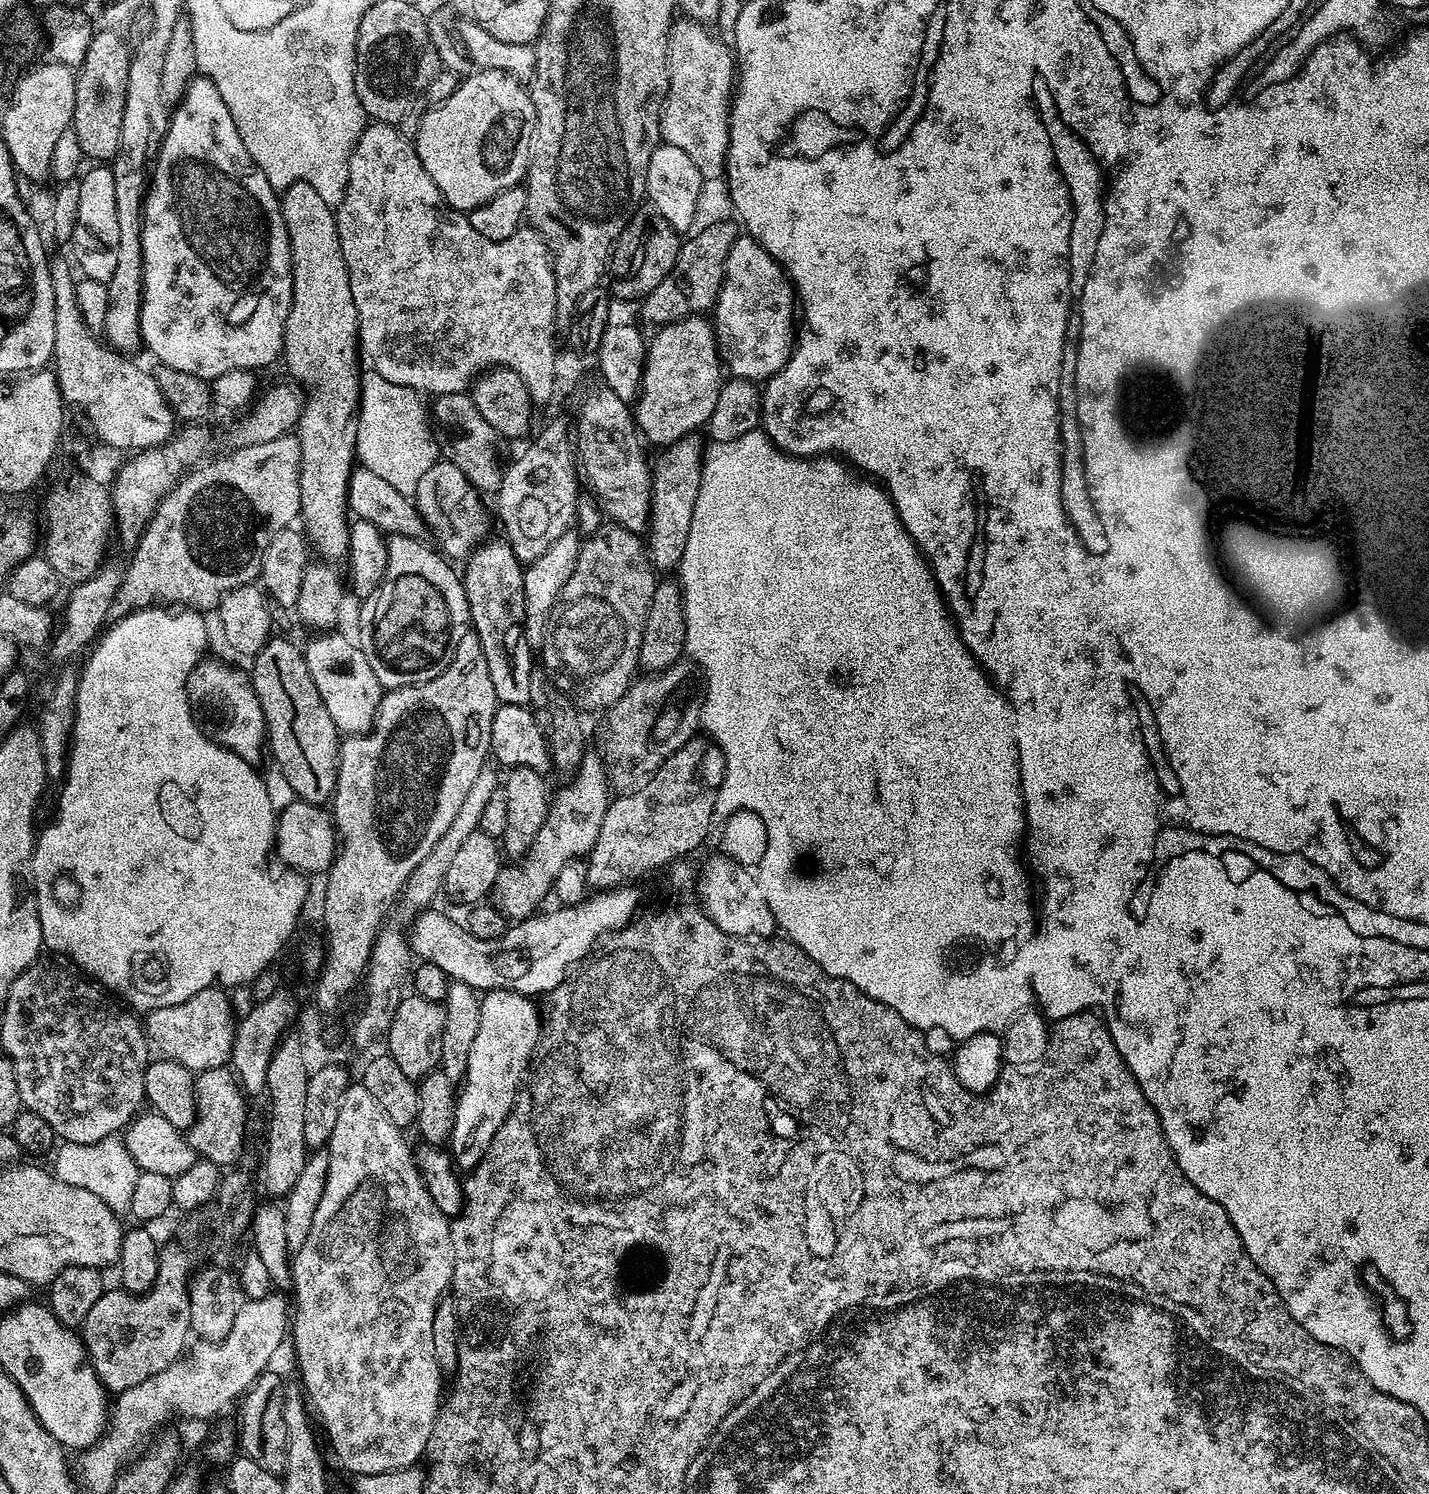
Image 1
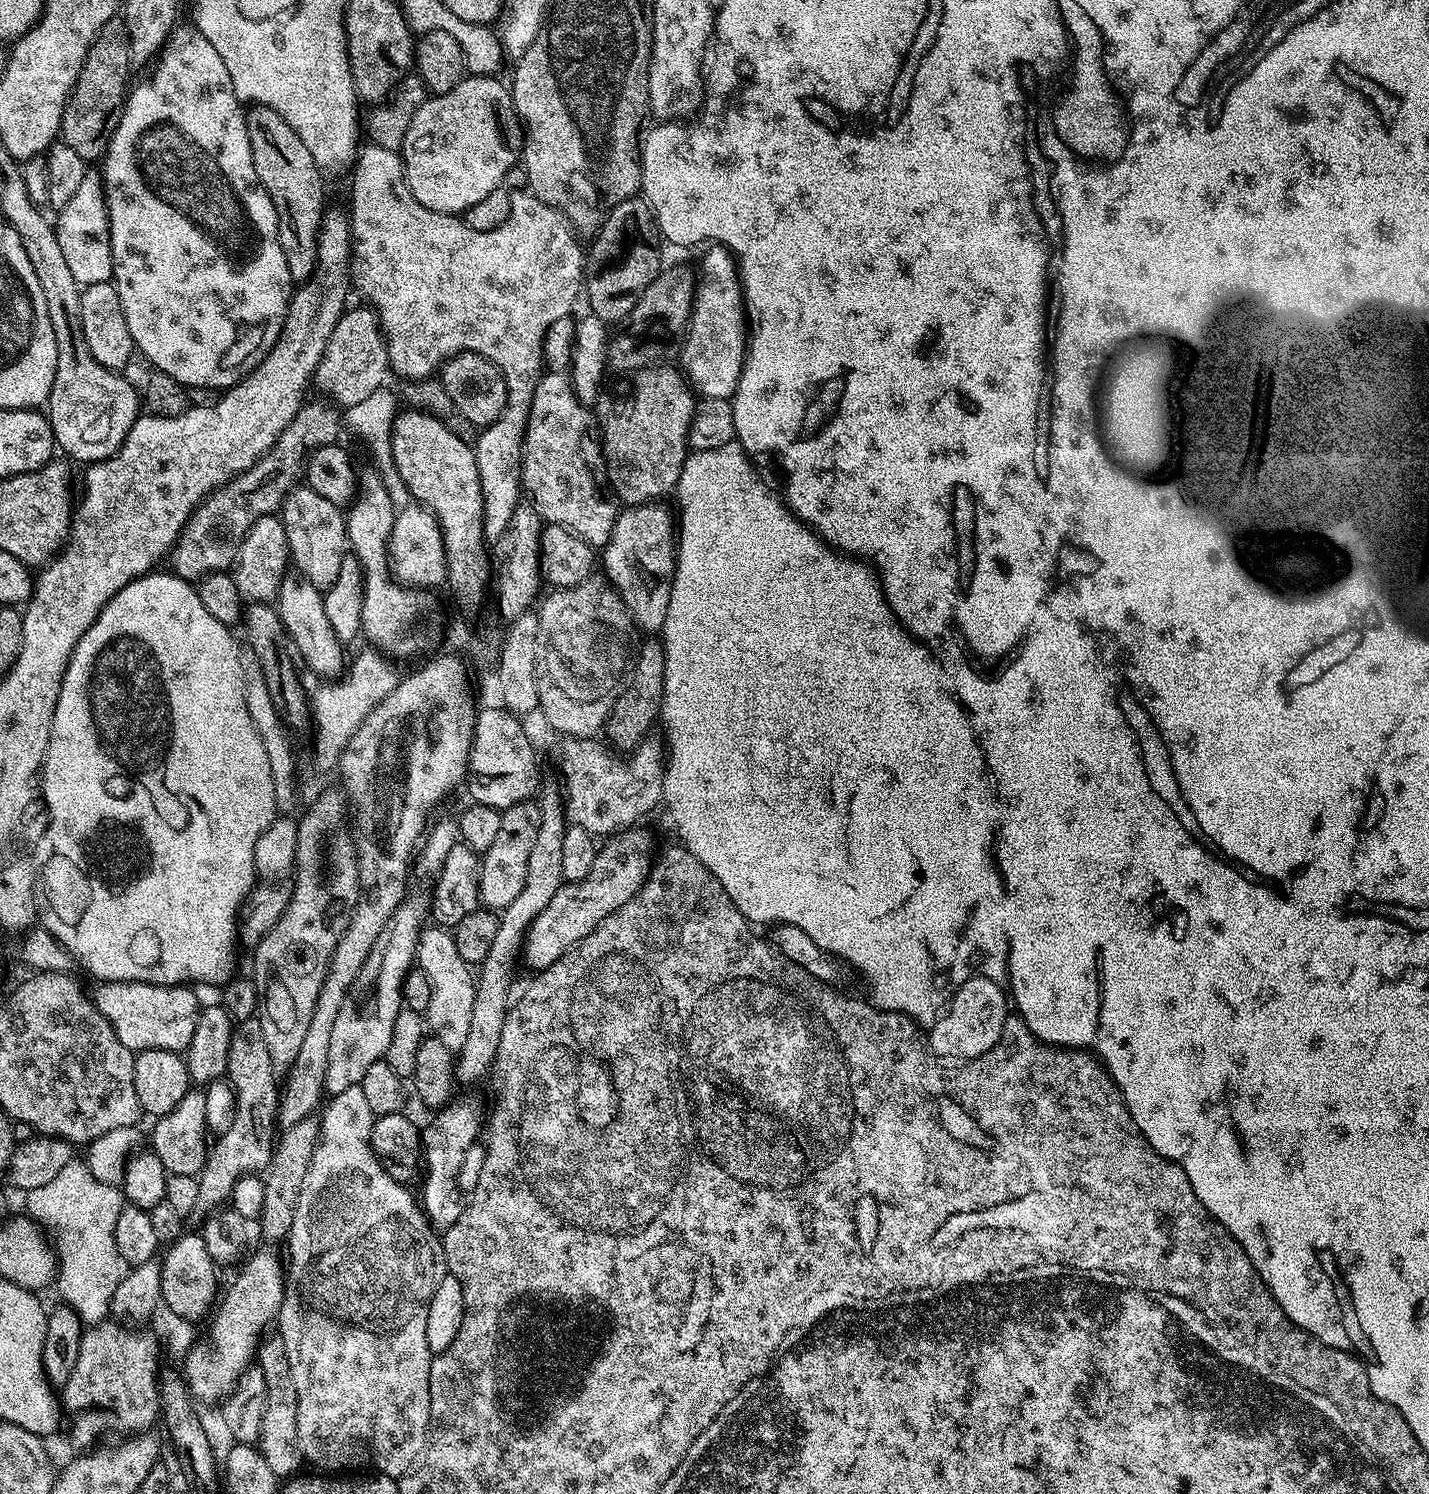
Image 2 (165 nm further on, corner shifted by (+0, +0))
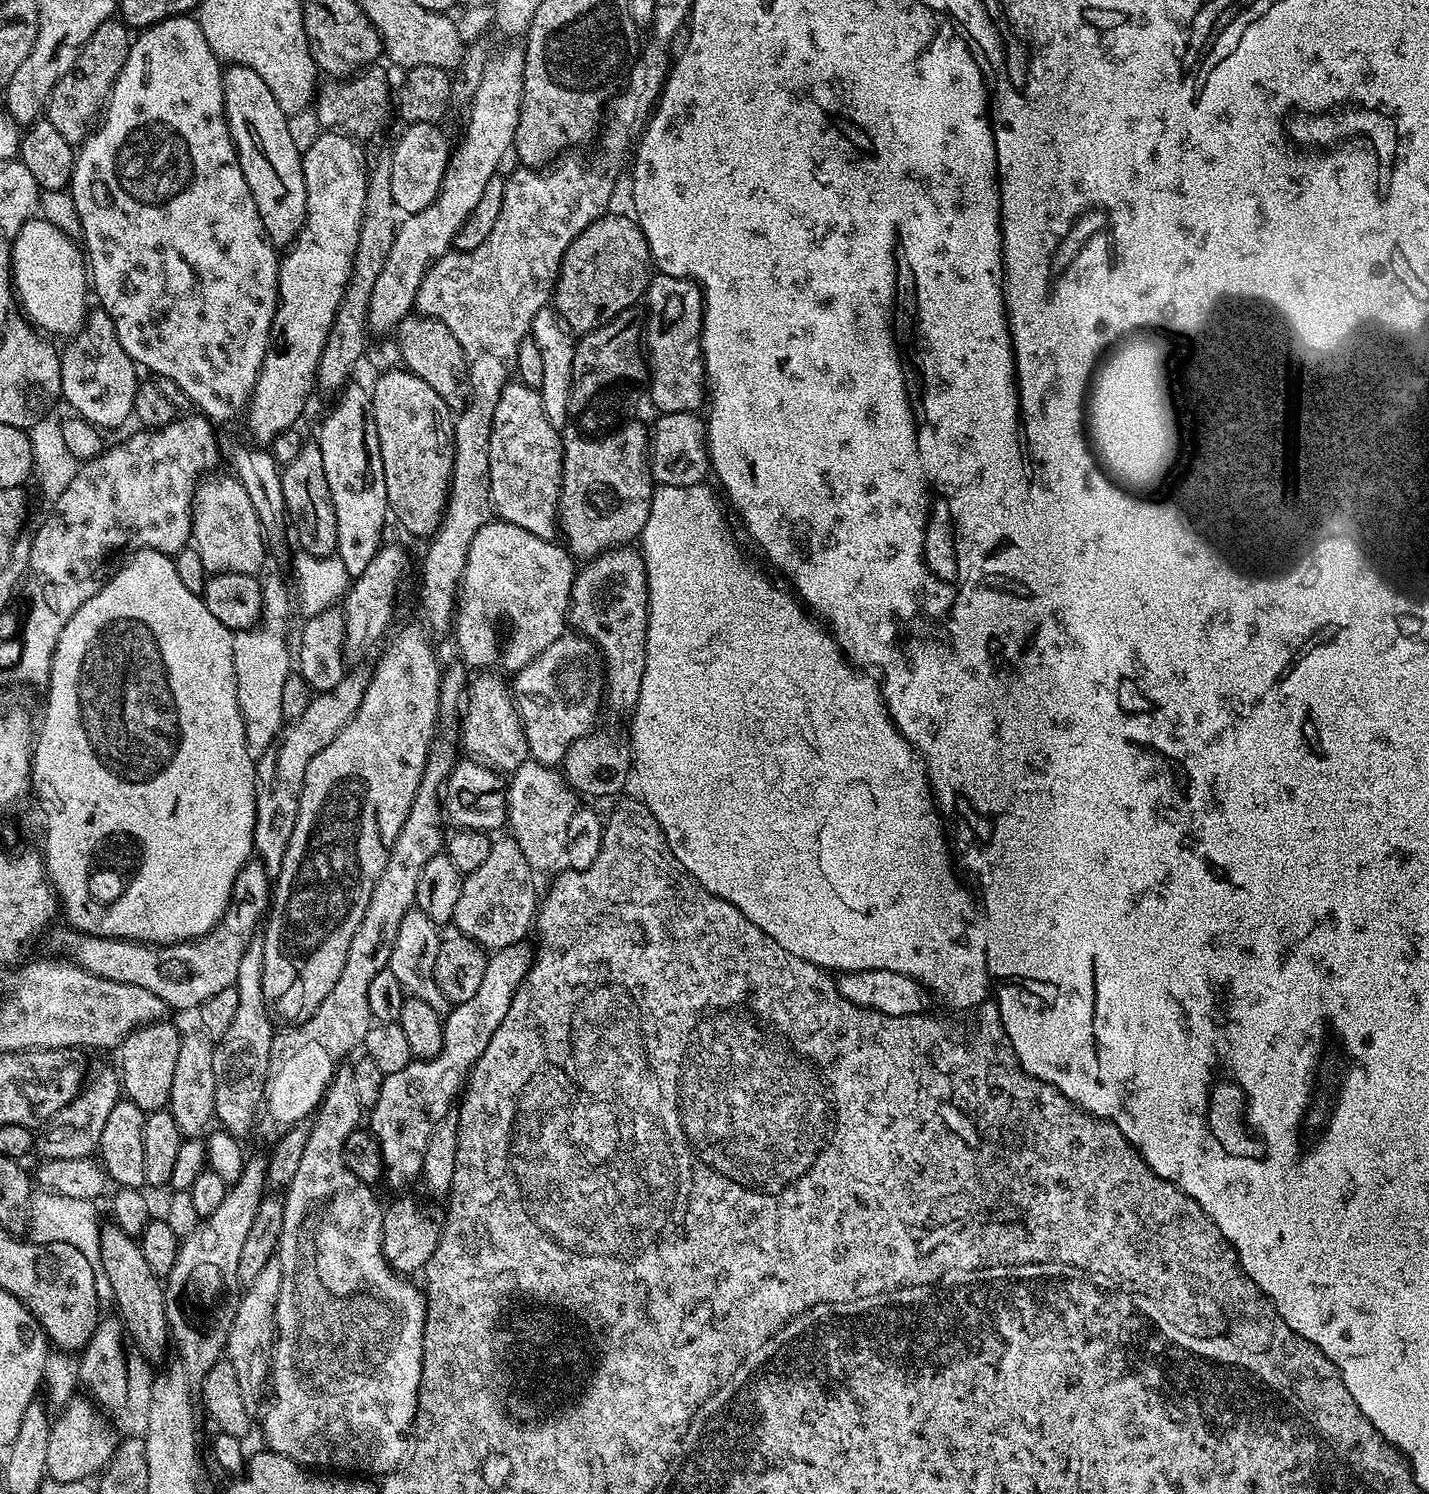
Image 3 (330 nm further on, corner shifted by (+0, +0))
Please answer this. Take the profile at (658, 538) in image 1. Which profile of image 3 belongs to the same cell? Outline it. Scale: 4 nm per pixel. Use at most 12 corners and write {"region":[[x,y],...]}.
{"region":[[639,547],[575,573],[568,615],[602,657],[607,707],[642,690],[648,579]]}

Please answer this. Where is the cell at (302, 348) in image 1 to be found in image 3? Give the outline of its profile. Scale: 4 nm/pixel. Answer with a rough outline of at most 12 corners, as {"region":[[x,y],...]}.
{"region":[[223,69],[224,114],[272,245],[306,218],[301,145],[254,70]]}

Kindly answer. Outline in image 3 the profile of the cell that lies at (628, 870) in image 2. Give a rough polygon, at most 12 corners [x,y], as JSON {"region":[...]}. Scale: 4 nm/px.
{"region":[[495,949],[474,998],[443,1017],[440,1053],[384,1077],[370,1109],[390,1187],[417,1183],[533,963]]}

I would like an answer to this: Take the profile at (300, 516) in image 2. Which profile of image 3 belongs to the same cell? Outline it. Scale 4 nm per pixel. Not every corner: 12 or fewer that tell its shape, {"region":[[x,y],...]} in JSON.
{"region":[[319,443],[283,465],[287,515],[309,556],[331,556],[338,522]]}

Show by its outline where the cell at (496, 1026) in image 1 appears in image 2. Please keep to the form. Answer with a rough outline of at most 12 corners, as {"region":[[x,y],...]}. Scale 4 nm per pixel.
{"region":[[453,1099],[422,1128],[418,1199],[446,1230],[465,1201],[456,1179],[485,1109]]}

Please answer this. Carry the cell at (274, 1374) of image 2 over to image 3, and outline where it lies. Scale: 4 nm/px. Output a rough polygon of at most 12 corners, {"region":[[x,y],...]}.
{"region":[[282,1266],[243,1289],[228,1331],[242,1403],[259,1413],[270,1380]]}

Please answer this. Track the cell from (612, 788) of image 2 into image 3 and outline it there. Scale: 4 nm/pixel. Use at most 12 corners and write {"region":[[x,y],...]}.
{"region":[[529,758],[506,784],[507,827],[540,870],[561,863],[577,793]]}

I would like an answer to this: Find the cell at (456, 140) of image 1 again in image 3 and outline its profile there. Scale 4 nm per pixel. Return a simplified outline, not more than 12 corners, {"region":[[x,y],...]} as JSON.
{"region":[[436,122],[409,124],[391,149],[401,213],[426,210],[450,159]]}

